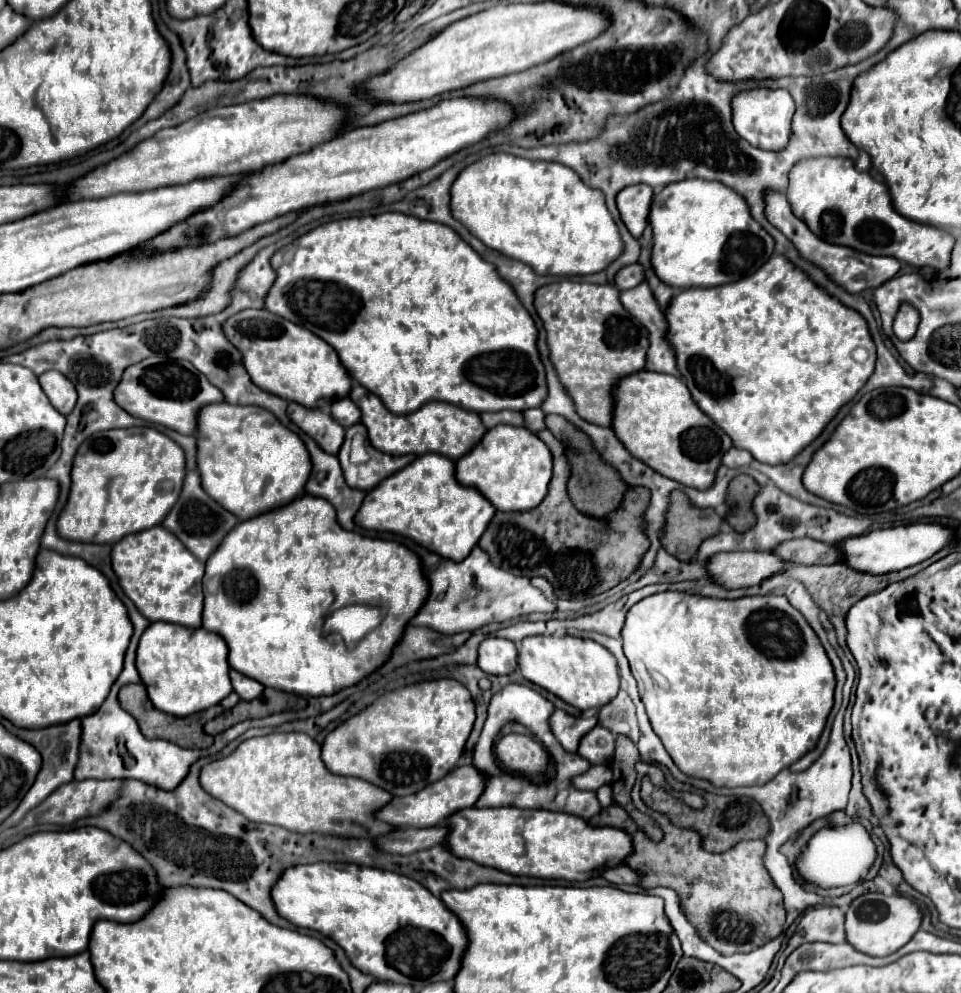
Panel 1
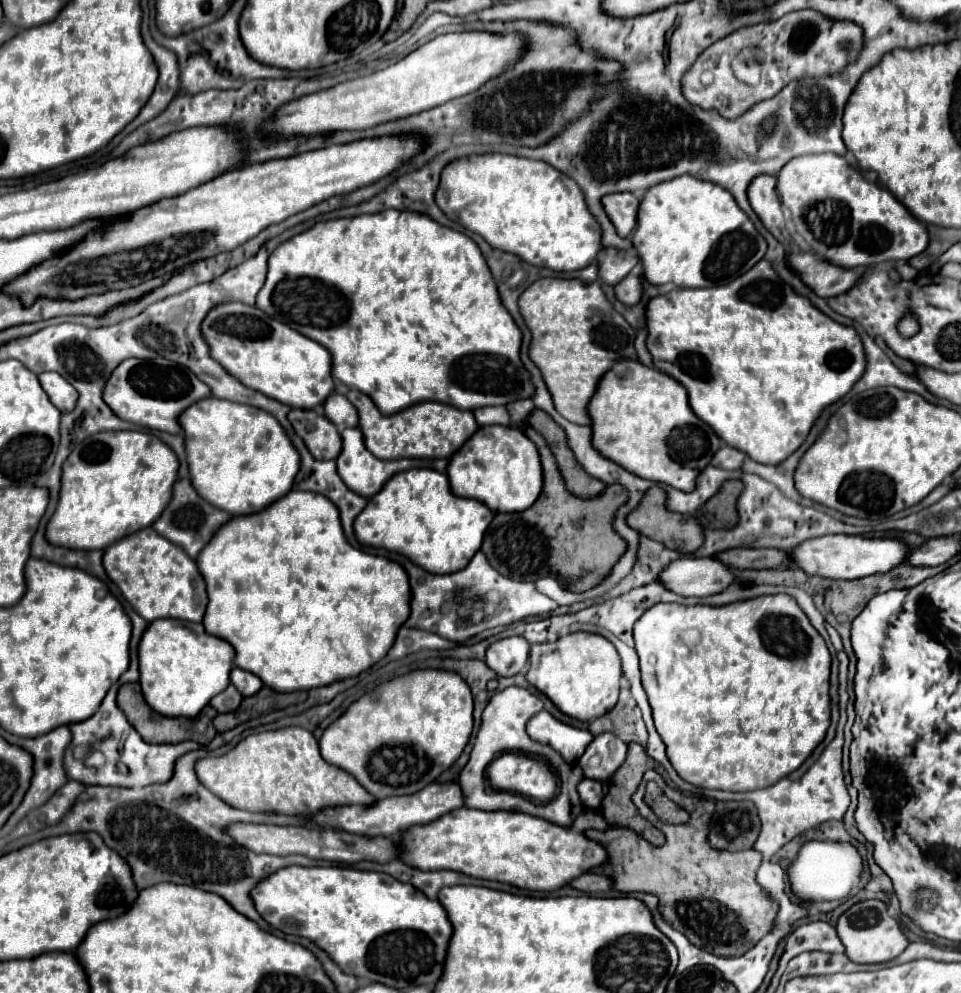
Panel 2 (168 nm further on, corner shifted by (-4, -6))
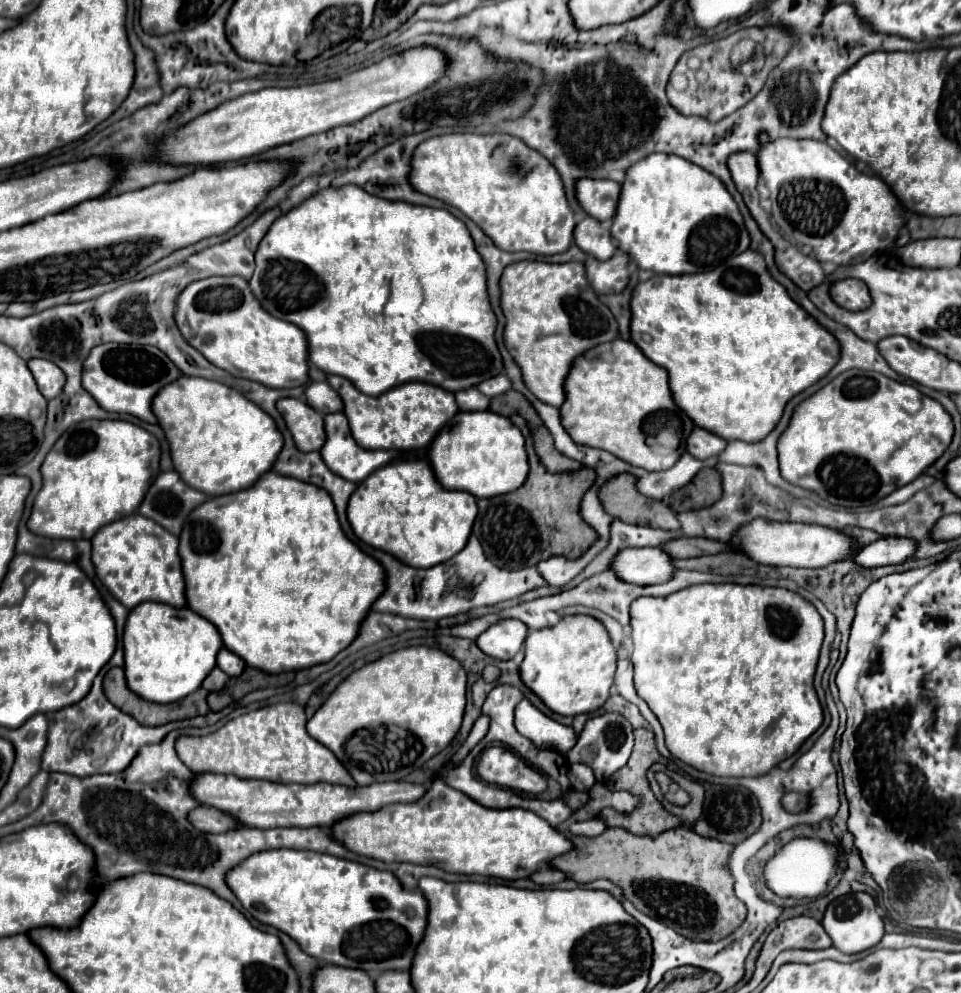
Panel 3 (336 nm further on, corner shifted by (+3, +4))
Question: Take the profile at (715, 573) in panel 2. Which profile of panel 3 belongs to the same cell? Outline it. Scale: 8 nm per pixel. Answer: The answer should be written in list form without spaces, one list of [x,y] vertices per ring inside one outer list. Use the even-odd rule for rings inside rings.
[[[626,548],[622,550],[612,570],[632,584],[664,584],[674,576],[676,566],[662,548]]]

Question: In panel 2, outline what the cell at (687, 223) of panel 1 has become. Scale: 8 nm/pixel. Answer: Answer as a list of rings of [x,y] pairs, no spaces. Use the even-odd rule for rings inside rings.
[[[677,176],[675,180],[667,180],[667,182],[659,182],[653,188],[649,188],[645,192],[645,196],[641,198],[639,204],[639,212],[637,212],[637,226],[633,230],[633,248],[637,250],[643,268],[645,268],[645,278],[651,284],[675,284],[679,288],[709,288],[709,286],[717,286],[717,284],[725,284],[735,276],[741,276],[741,272],[747,272],[749,268],[753,268],[753,264],[757,264],[763,256],[765,256],[765,238],[755,230],[753,222],[745,216],[745,212],[741,212],[741,208],[737,208],[737,204],[733,204],[733,196],[729,196],[729,192],[725,192],[721,186],[713,184],[713,182],[705,182],[705,180],[697,180],[695,176]]]

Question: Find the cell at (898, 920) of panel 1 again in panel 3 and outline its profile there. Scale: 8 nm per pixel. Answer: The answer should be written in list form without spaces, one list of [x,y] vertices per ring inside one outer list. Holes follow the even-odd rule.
[[[850,892],[850,894],[844,894],[844,896],[836,898],[834,902],[830,902],[830,906],[826,908],[822,926],[828,932],[828,936],[832,938],[834,946],[844,954],[858,954],[858,952],[870,950],[876,944],[880,944],[880,940],[886,934],[884,920],[876,910],[876,902],[866,892]]]

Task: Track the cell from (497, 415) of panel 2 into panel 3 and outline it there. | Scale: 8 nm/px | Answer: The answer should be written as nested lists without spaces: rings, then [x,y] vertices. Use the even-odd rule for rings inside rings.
[[[478,388],[456,392],[456,400],[458,400],[458,406],[462,412],[474,412],[474,410],[488,410],[490,408],[490,398],[486,398]]]

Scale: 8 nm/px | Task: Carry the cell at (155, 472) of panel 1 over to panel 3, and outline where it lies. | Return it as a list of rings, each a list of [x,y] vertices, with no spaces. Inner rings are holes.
[[[86,420],[70,426],[60,440],[54,444],[50,454],[42,464],[44,484],[34,500],[32,516],[28,520],[28,528],[46,538],[68,538],[90,540],[102,526],[130,516],[142,504],[150,482],[160,474],[160,444],[158,440],[144,428],[126,422],[126,420]]]

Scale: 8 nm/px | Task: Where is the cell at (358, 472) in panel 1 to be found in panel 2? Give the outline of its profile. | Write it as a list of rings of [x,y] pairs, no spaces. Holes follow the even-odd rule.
[[[345,428],[345,432],[341,432],[343,438],[343,448],[341,454],[337,458],[337,474],[345,480],[345,484],[349,484],[349,490],[357,492],[363,498],[373,496],[373,492],[379,492],[381,486],[385,484],[385,480],[389,480],[389,476],[403,472],[403,470],[411,470],[411,468],[421,468],[425,466],[425,458],[403,458],[403,460],[379,460],[375,458],[363,444],[363,434],[359,428]]]

